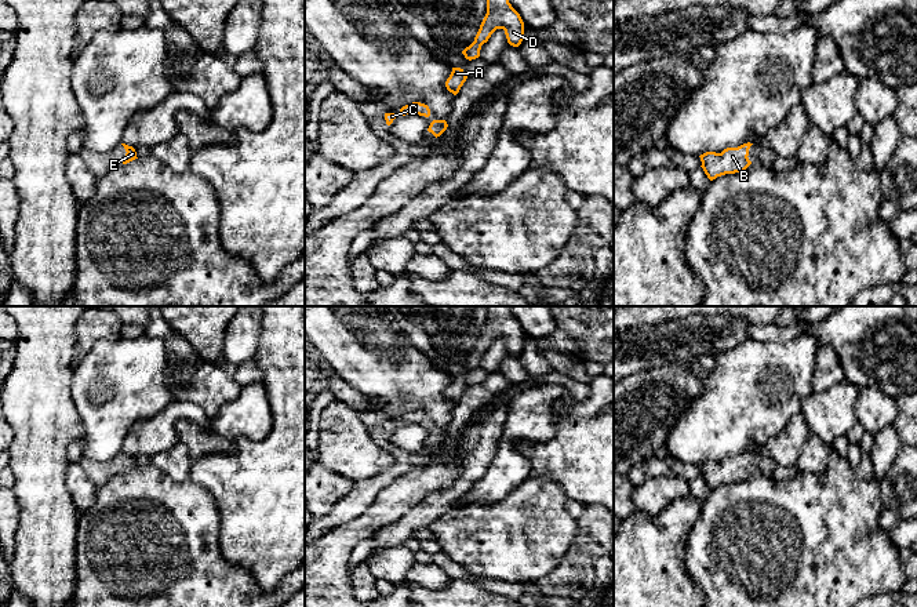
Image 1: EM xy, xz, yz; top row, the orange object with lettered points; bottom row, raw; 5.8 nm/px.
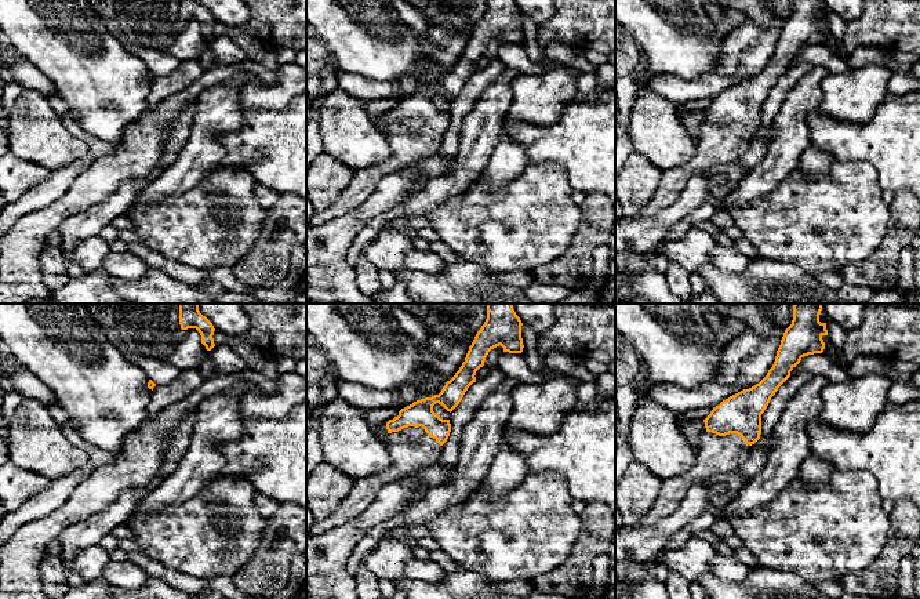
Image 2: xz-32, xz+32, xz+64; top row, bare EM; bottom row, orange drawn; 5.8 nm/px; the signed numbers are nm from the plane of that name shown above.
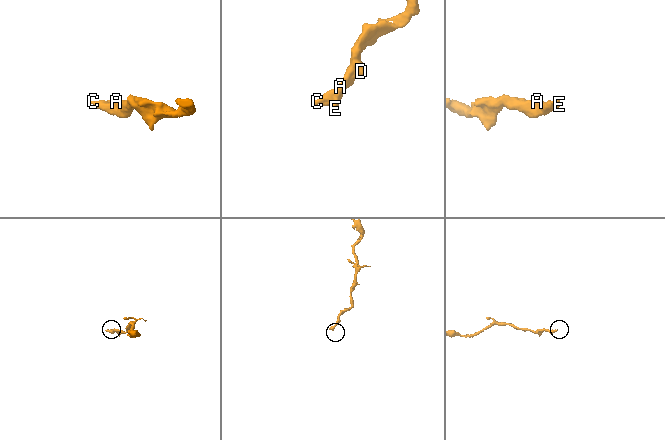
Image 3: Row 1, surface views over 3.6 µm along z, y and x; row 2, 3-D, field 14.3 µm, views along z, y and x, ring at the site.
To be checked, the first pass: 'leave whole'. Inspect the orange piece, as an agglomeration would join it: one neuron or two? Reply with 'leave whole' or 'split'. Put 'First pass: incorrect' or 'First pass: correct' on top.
First pass: correct
leave whole

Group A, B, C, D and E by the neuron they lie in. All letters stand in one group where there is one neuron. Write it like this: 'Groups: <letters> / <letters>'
Groups: A B C D E

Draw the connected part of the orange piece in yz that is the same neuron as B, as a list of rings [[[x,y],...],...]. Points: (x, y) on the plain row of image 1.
[[[747,451],[738,457],[727,457],[721,462],[706,461],[701,464],[702,477],[710,490],[725,483],[745,480],[752,470],[749,458],[753,452]]]

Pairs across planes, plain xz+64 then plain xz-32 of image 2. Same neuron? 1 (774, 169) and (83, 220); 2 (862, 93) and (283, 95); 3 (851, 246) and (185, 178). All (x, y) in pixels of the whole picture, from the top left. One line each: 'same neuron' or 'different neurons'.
1: same neuron
2: different neurons
3: different neurons

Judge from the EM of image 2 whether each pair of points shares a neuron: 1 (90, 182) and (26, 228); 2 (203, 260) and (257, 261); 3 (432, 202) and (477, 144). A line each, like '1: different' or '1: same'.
1: same
2: different
3: same

